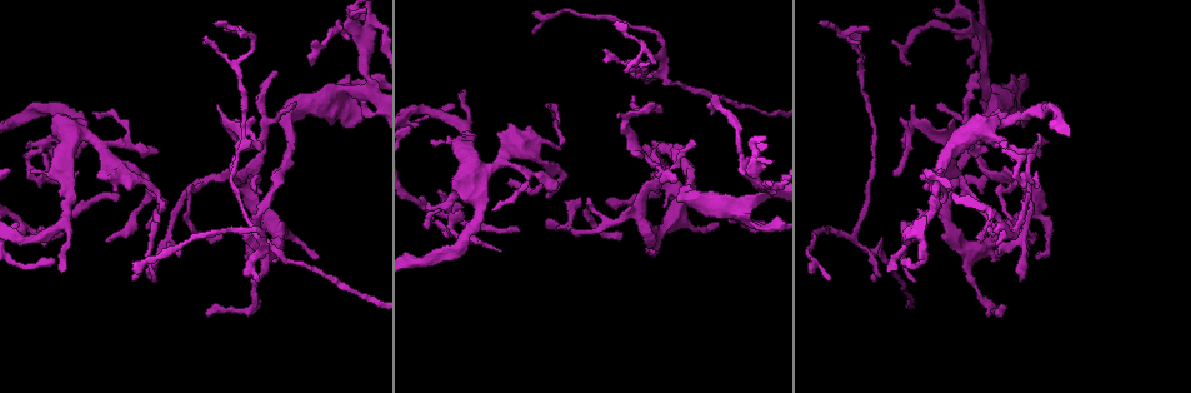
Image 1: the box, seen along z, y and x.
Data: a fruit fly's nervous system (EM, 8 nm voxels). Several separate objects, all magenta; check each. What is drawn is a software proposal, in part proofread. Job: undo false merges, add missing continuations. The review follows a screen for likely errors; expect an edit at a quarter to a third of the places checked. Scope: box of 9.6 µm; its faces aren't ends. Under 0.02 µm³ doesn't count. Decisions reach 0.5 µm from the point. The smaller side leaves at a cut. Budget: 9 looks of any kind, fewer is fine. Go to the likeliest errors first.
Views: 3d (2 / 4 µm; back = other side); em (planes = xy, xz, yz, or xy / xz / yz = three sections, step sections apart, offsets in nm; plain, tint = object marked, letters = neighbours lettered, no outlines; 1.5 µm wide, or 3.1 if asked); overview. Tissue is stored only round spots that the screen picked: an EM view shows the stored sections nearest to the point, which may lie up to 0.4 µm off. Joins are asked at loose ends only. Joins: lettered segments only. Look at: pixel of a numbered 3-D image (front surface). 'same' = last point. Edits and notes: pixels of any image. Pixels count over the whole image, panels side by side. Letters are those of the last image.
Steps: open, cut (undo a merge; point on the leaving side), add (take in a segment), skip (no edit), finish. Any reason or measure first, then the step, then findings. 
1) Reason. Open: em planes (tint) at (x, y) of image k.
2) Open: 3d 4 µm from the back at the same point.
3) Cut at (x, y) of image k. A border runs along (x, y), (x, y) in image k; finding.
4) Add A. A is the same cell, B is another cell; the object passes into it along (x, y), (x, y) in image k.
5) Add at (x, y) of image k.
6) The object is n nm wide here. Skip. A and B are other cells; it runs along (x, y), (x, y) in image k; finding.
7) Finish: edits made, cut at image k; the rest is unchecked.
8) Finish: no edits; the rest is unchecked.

Tapers out. Open: em xy step 4 (letters) at (118, 199) of image 1.

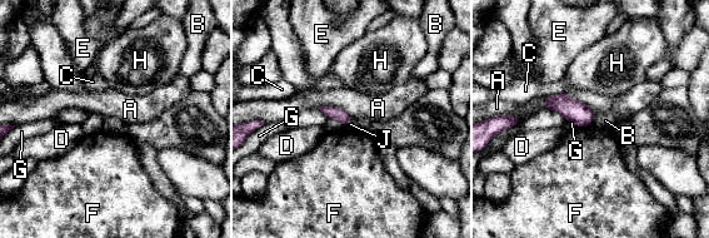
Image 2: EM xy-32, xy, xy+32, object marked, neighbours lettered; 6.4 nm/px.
Skip. A, B, C, D, E, F, G, H and J are other cells; a border runs along (595, 115), (592, 123) in image 2; no lettered segment goes on from it.

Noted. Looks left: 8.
Thin end. Open: 3d 4 µm from the back at (975, 73) of image 1.

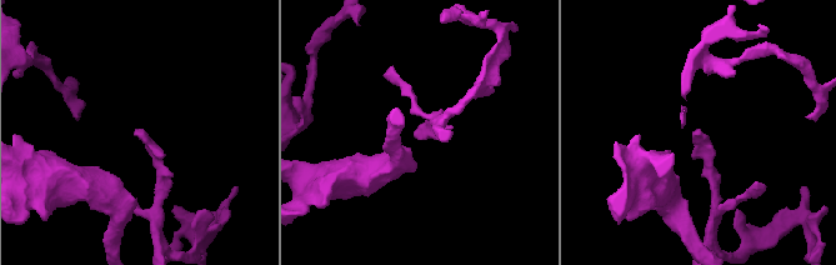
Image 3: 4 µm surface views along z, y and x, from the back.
Open: em xz step 4 (letters) at (696, 129) of image 3.

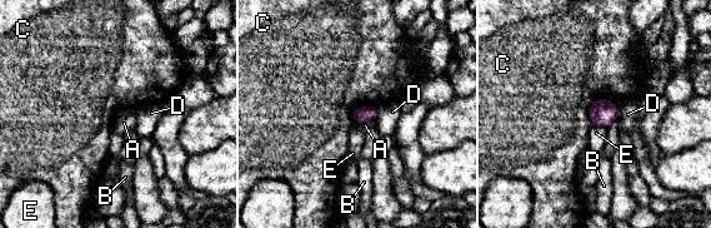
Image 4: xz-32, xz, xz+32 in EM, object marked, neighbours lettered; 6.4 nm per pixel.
The longest contact is with C, 200 nm. Skip. A, B, C, D and E are other cells; a border runs along (374, 118), (356, 124) in image 4; none of them fits.

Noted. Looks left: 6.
Branch stops here. Open: em xz step 8 (letters) at (828, 279) of image 1.

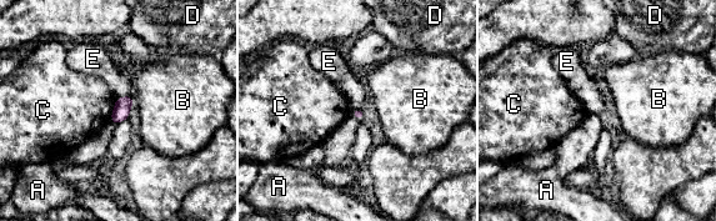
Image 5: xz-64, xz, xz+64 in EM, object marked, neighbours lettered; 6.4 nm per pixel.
Skip. A, B, C, D and E are other cells; a border runs along (131, 95), (116, 99) in image 5; none of them fits.

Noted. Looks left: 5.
Open: em planes (tint) at (265, 140) of image 1.

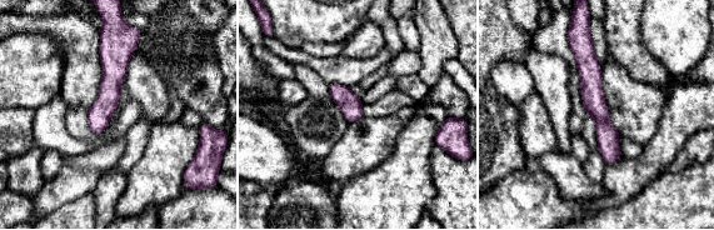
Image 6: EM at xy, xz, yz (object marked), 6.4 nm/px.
Open: em planes (letters) at the same point.

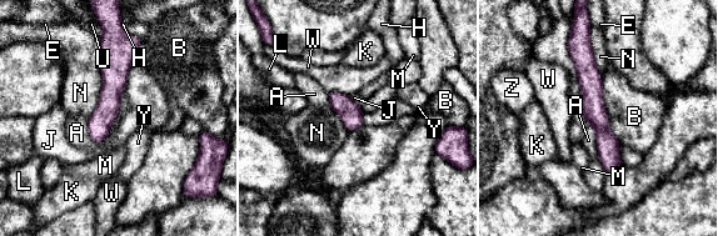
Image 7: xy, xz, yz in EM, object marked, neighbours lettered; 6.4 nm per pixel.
The object is 140 nm wide here. Skip. A, B, E, H, J, K, L, M, N, U, W, Y and Z are other cells; a border runs along (587, 121), (594, 129), (598, 156) in image 7; all the same neuron.

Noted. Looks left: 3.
Finish: no edits; the rest is unchecked.

